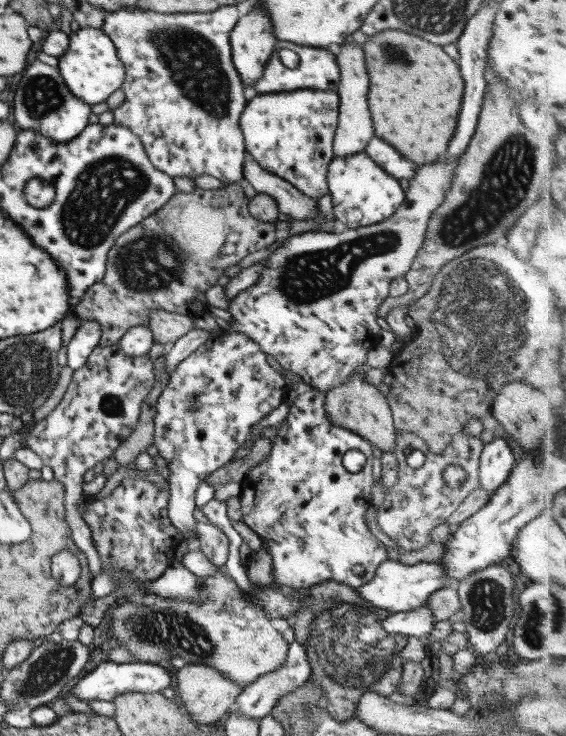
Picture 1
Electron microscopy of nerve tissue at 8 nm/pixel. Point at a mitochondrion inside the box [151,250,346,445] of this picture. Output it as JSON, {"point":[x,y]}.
{"point":[193,407]}

